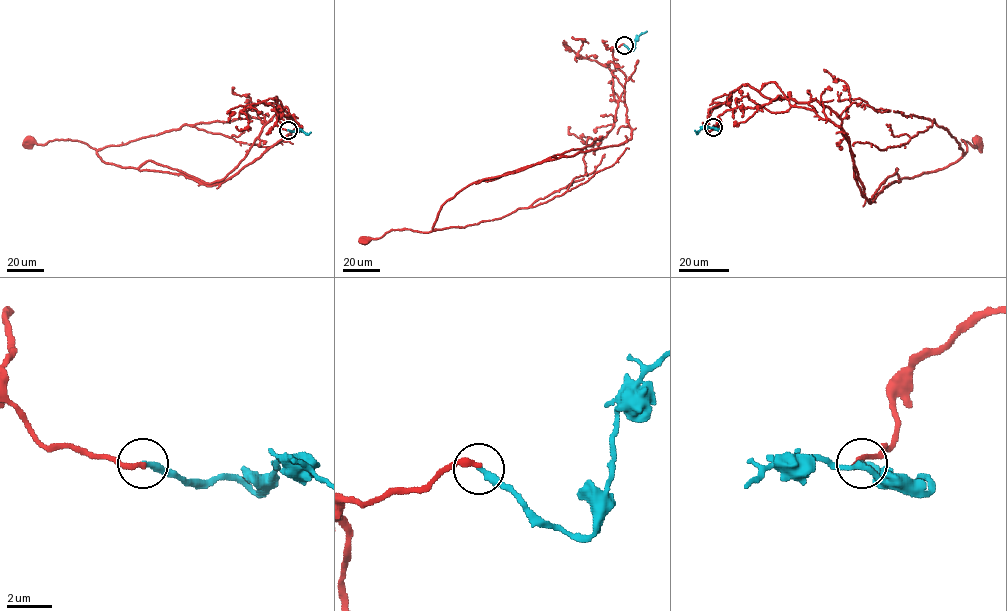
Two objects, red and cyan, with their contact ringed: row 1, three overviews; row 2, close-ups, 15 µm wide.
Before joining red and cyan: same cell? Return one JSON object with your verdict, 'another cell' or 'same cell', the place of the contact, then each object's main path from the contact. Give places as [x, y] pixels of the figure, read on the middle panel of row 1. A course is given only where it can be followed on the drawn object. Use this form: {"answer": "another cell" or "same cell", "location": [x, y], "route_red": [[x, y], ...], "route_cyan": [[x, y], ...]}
{"answer": "same cell", "location": [624, 45], "route_red": [[624, 44], [612, 47], [625, 85], [605, 136], [472, 183], [442, 205], [430, 232], [390, 230], [366, 241]], "route_cyan": [[624, 44], [633, 50], [635, 39], [646, 31]]}

